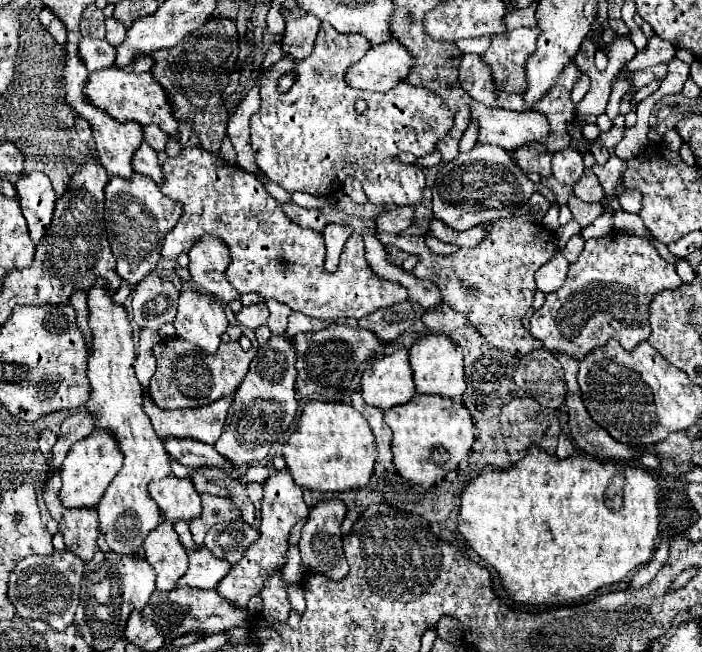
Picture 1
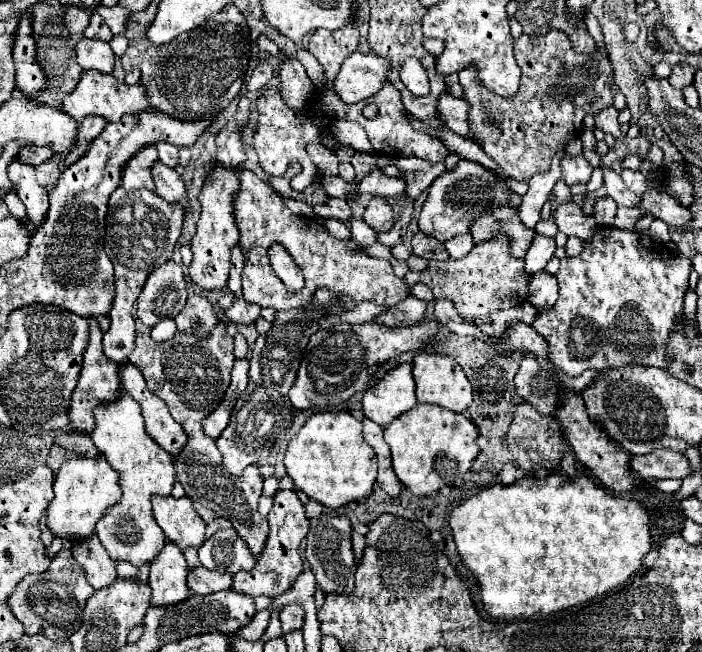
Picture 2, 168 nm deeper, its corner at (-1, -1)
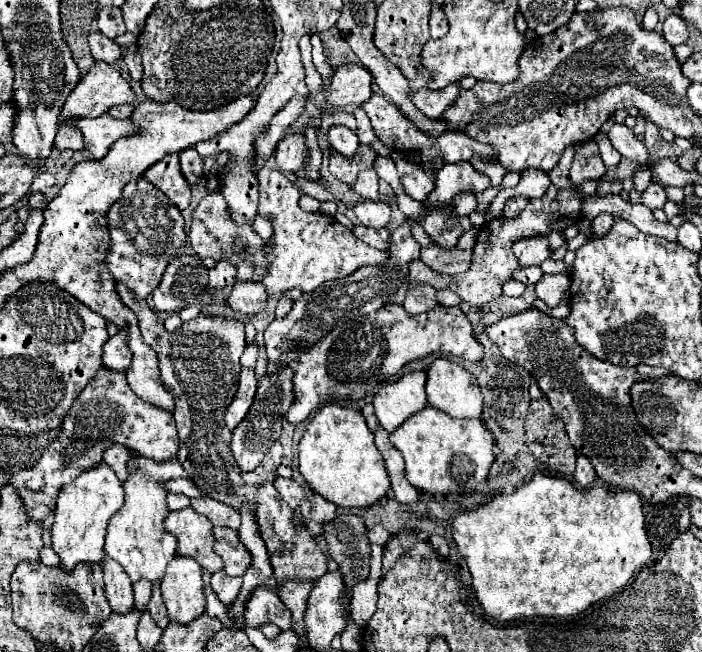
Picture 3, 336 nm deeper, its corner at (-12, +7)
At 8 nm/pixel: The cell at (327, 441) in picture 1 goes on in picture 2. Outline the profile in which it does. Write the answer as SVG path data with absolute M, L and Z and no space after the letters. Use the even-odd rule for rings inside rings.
M349 412L313 414L285 452L285 468L297 490L333 510L369 496L377 478L377 460L373 448L365 444L361 430L361 422Z

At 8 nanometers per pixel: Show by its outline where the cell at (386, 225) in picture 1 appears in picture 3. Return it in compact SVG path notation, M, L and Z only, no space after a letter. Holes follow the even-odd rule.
M364 200L364 202L354 206L354 216L364 226L386 228L388 222L390 222L390 206L386 202L382 202L382 200L378 200L378 202Z

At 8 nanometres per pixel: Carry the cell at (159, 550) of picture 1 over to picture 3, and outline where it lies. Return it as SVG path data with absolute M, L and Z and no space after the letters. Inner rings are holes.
M176 556L162 578L162 598L172 622L188 624L206 610L202 566L190 556Z

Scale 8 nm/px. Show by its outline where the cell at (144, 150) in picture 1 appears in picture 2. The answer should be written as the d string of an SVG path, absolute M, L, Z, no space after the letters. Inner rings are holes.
M157 162L153 166L153 180L155 180L155 186L157 186L157 194L161 198L165 198L171 204L181 204L185 214L191 212L191 204L189 204L189 198L187 198L187 192L185 192L185 184L183 184L179 172Z

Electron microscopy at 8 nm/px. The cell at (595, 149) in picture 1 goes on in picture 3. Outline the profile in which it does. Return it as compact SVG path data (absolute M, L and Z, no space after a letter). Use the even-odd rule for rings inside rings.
M652 182L644 192L638 192L636 188L632 188L630 190L630 202L632 204L644 204L650 210L662 208L666 204L666 192L664 192L664 188L660 184Z

